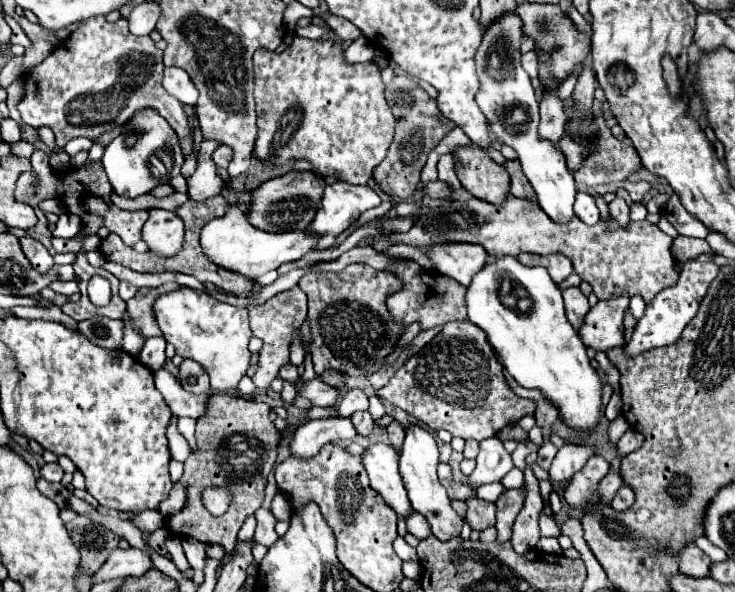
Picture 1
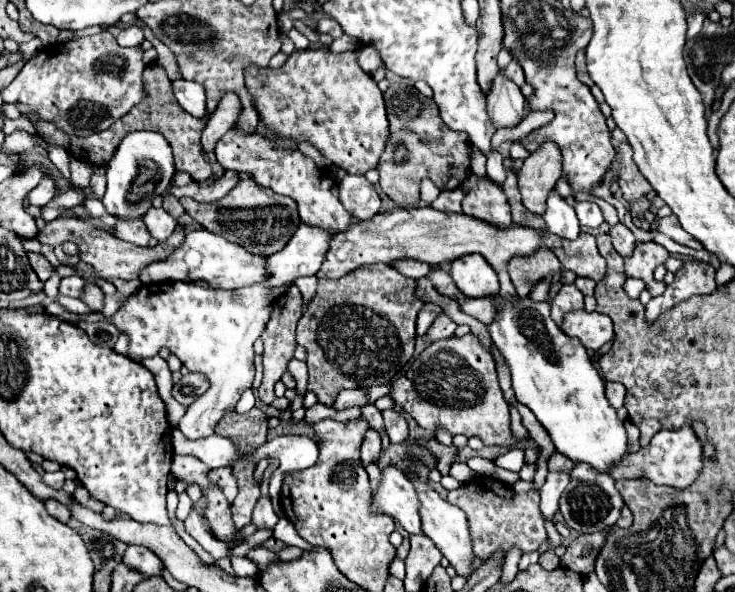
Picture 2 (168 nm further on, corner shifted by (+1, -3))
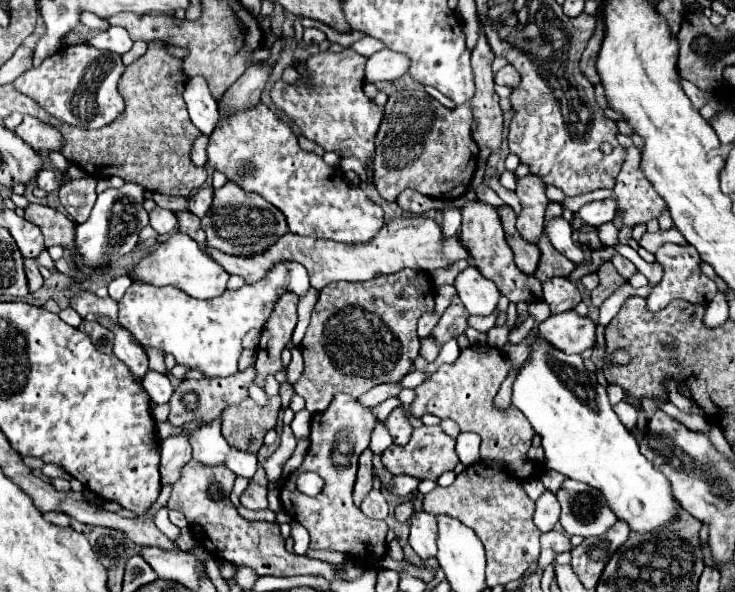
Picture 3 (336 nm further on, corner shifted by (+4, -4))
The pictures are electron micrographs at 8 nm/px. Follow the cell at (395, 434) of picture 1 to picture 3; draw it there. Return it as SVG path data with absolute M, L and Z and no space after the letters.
M396 407L392 409L392 413L388 415L386 419L386 427L394 439L396 445L406 445L410 441L410 435L412 435L412 427L404 415L404 409L402 407Z

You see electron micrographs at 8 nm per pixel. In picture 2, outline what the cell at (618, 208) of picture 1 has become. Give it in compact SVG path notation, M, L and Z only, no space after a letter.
M621 222L611 226L611 238L613 238L613 246L617 250L617 254L621 258L627 258L633 254L635 250L635 236L631 234L631 230L627 226L623 226Z

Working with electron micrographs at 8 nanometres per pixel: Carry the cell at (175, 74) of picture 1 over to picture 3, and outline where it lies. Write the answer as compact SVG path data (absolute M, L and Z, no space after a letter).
M192 77L186 81L184 101L186 101L192 123L204 135L210 135L218 123L218 103L210 95L208 85L202 77Z

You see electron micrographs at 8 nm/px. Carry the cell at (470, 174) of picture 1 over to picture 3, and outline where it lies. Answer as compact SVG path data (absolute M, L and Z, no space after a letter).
M466 201L466 205L462 207L462 227L460 227L460 239L466 245L466 249L470 251L470 255L474 257L474 265L478 267L478 271L486 277L492 279L500 293L506 295L512 303L520 303L520 301L540 301L542 299L542 285L536 281L534 275L526 275L522 273L512 259L512 249L506 245L506 237L504 237L504 229L498 217L496 207L482 203L482 201Z

